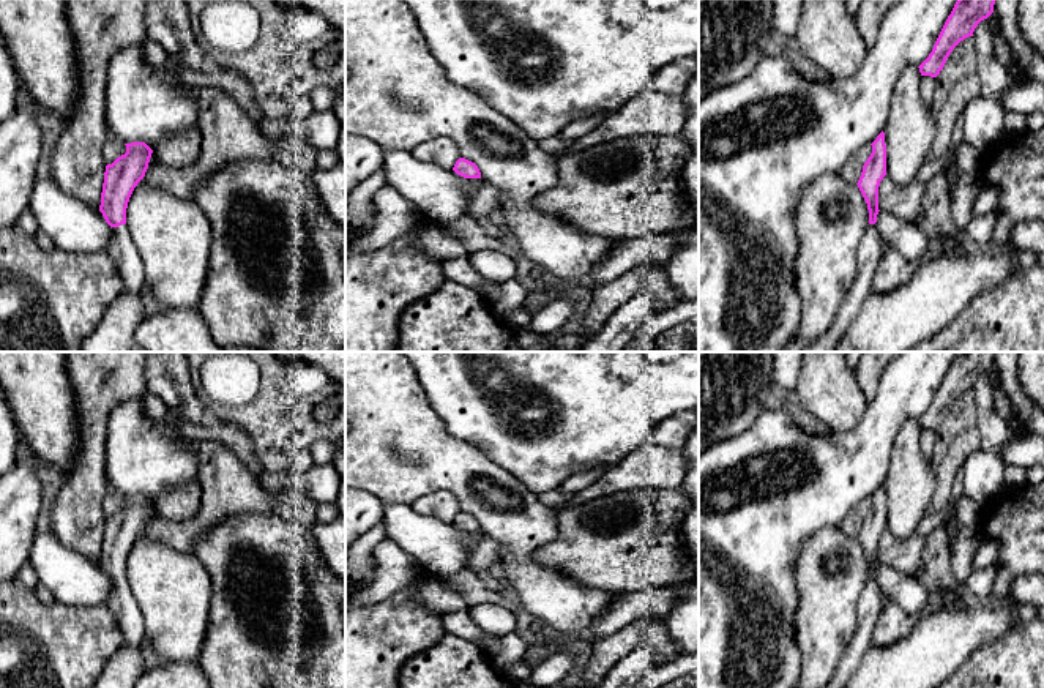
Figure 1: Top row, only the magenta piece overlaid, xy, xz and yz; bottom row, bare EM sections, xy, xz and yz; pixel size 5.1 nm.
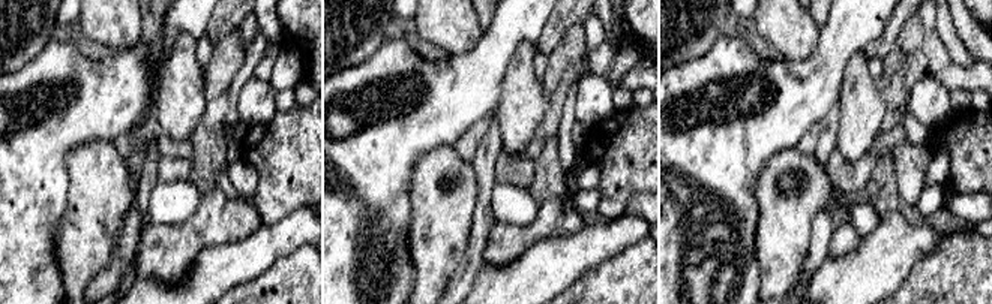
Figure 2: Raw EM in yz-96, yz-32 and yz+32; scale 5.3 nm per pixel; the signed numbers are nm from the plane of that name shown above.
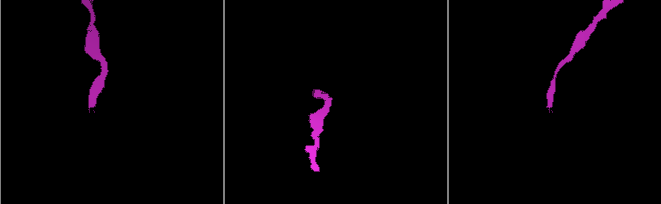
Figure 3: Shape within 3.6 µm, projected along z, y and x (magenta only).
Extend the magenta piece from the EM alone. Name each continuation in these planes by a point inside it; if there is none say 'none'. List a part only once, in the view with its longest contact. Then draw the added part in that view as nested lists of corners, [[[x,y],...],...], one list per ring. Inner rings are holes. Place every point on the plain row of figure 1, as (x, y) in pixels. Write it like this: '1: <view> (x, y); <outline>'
1: xy (122, 602); [[[126,578],[112,581],[110,596],[106,606],[115,614],[121,626],[125,636],[123,647],[140,645],[145,638],[144,617]]]

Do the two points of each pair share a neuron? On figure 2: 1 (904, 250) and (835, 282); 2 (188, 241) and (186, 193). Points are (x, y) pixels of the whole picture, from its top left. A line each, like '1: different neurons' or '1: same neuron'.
1: same neuron
2: different neurons

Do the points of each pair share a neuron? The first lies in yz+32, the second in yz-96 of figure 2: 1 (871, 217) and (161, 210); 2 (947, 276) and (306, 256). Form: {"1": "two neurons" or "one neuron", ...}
{"1": "one neuron", "2": "one neuron"}

